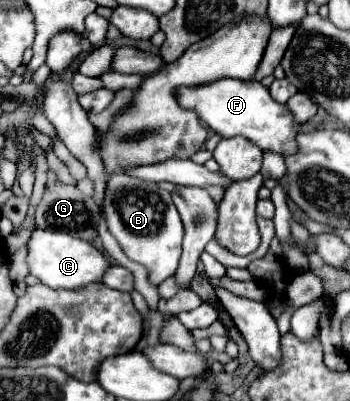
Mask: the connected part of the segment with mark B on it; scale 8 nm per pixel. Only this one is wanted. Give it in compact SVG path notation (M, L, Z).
M128 173L110 175L102 201L102 217L122 251L148 269L148 279L154 285L160 285L166 277L176 273L182 255L184 229L168 191L152 181L140 181Z

